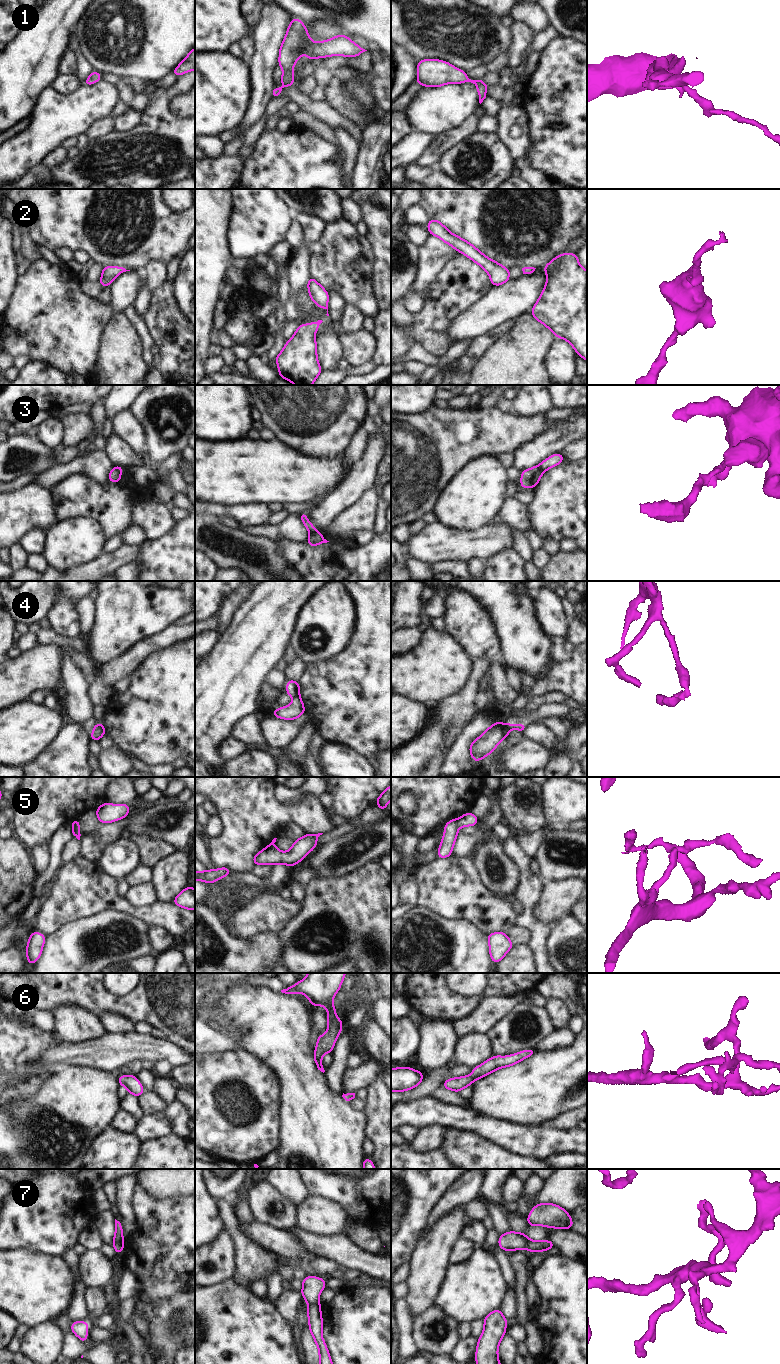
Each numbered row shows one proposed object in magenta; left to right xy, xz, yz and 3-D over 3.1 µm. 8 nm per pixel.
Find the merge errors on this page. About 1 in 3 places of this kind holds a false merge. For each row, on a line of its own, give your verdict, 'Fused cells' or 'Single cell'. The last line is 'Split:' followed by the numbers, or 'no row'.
1: Single cell
2: Single cell
3: Fused cells
4: Fused cells
5: Fused cells
6: Single cell
7: Fused cells
Split: 3, 4, 5, 7.

